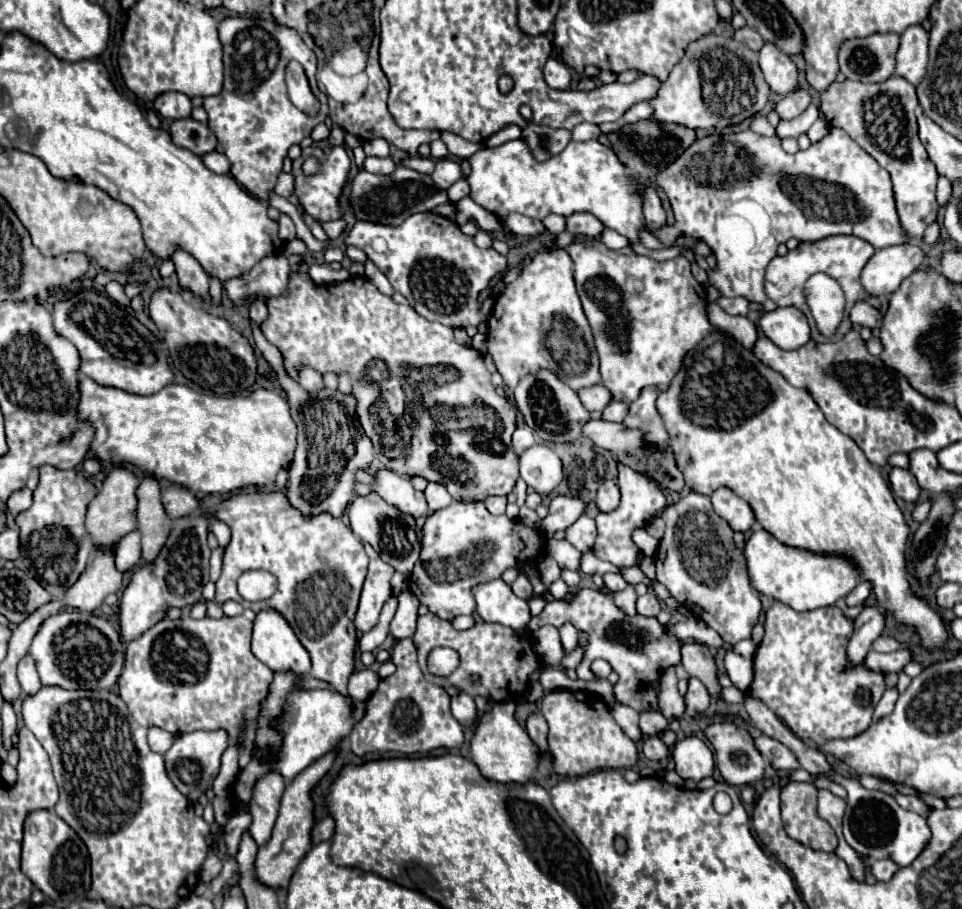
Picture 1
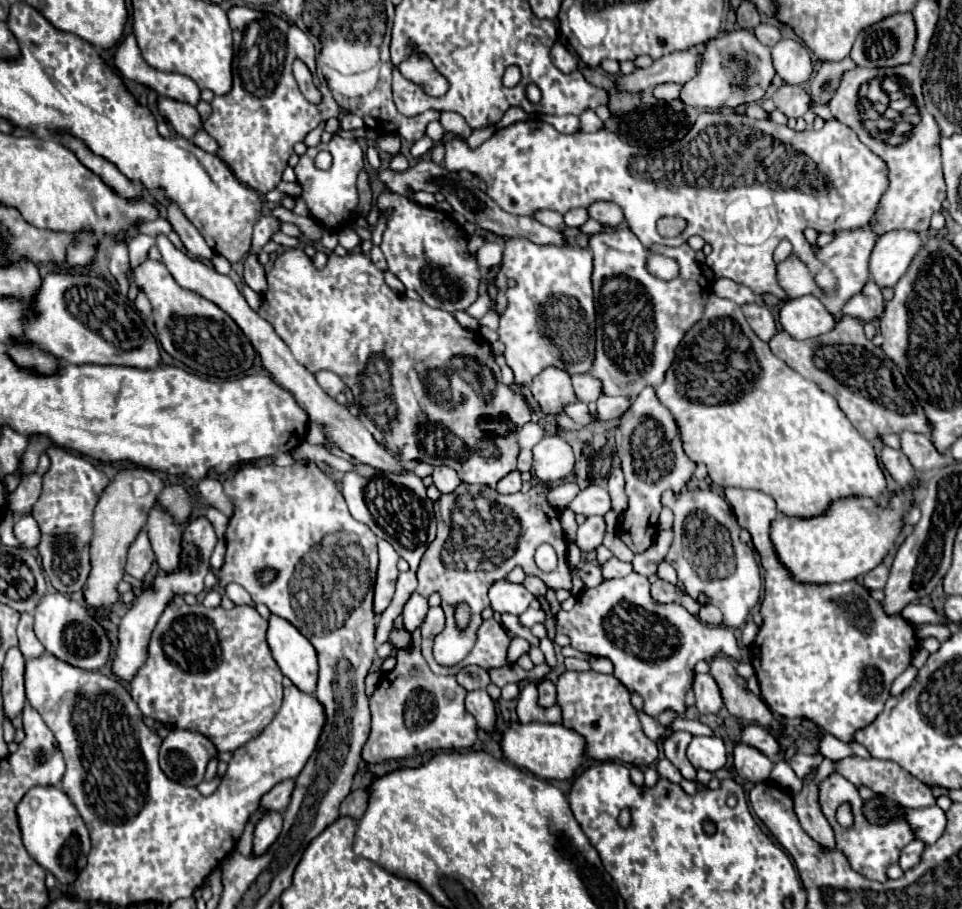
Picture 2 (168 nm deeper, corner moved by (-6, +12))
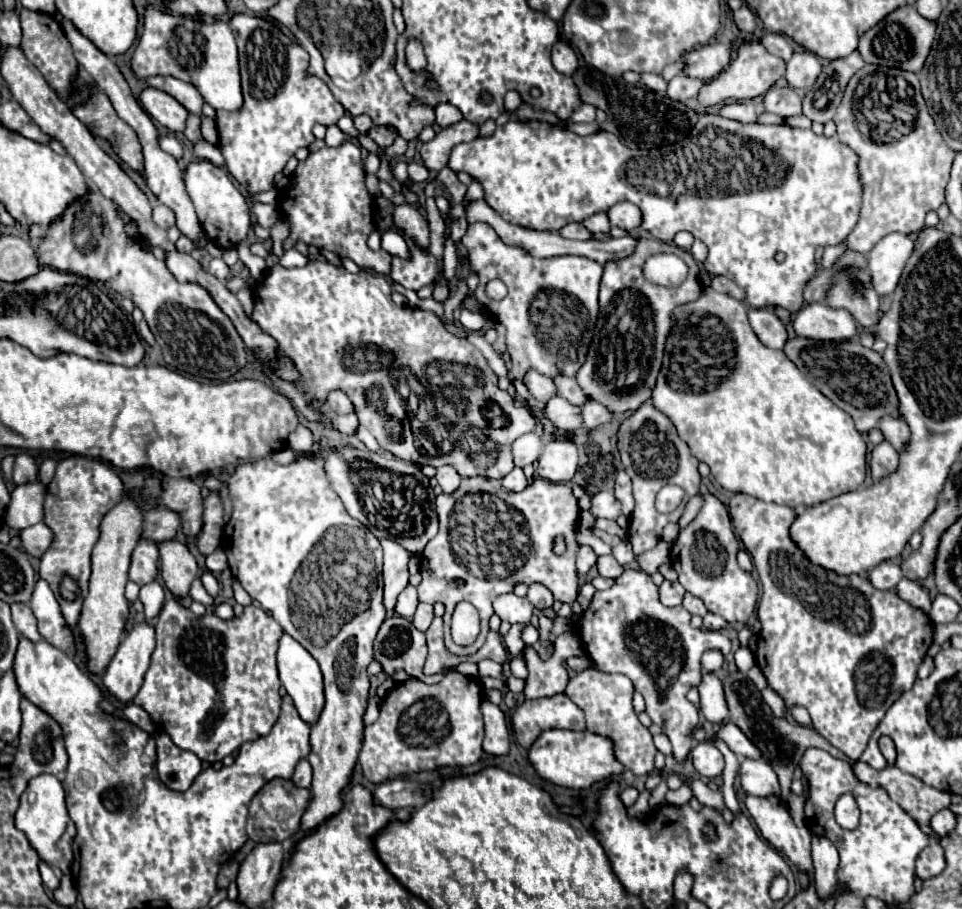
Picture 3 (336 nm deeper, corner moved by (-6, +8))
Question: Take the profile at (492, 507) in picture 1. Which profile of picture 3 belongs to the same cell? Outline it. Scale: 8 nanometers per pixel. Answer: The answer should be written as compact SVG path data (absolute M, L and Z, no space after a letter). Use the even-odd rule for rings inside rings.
M514 468L508 476L502 478L502 486L510 492L522 492L526 486L528 486L528 480L522 472L522 468Z

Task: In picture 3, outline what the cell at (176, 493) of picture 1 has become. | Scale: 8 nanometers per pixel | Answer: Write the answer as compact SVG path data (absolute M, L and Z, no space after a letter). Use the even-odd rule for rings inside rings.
M156 506L144 514L144 536L154 542L172 540L182 524L180 514L170 508Z

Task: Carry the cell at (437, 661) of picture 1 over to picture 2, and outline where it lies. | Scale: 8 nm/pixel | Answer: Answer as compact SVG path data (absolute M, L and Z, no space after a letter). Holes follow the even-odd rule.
M462 484L450 494L442 494L436 504L438 534L434 542L424 552L418 566L418 594L430 596L438 592L442 596L442 610L446 614L446 628L434 640L434 658L442 666L454 666L468 656L476 642L476 632L482 624L482 610L490 606L488 588L506 578L508 572L516 566L522 566L528 576L538 576L552 590L572 590L572 576L566 562L568 542L564 540L564 530L560 526L560 514L548 502L550 486L536 484L530 492L516 492L502 496L496 490L482 484ZM464 494L464 496L462 496ZM476 494L476 496L472 496ZM462 496L462 498L460 498ZM498 504L502 506L498 506ZM450 506L452 510L452 530L450 530ZM510 506L510 508L508 508ZM540 544L552 544L558 554L558 568L550 574L542 572L534 562L534 550ZM466 602L472 608L472 620L468 630L458 630L454 624L454 606Z

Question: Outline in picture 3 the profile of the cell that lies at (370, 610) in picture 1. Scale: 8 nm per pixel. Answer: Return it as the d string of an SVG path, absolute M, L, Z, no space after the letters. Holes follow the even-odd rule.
M392 540L380 542L384 548L384 608L386 616L394 616L394 604L400 590L408 584L408 558L410 554Z

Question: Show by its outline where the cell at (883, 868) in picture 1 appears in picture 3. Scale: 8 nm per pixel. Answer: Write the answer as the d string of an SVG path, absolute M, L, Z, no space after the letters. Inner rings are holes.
M932 840L924 850L922 854L918 856L918 862L916 862L916 876L926 880L930 876L936 876L944 870L944 850L942 846L938 844L938 840Z

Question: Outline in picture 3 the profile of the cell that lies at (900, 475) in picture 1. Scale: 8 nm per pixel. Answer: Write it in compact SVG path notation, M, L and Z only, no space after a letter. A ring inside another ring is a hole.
M882 442L872 450L872 458L870 458L870 474L874 478L874 482L894 474L894 470L898 470L898 462L900 462L900 454L890 446L890 442Z

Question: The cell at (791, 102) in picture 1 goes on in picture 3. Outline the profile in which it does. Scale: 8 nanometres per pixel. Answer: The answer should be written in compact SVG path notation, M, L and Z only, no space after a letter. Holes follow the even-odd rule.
M770 88L764 94L764 106L766 112L778 114L782 118L802 114L802 98L792 88Z

